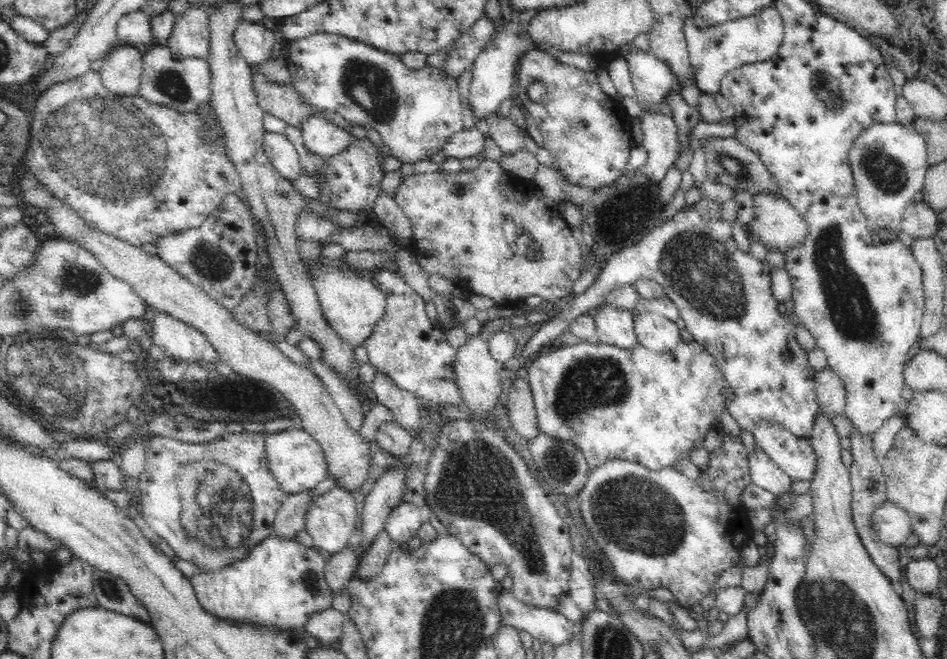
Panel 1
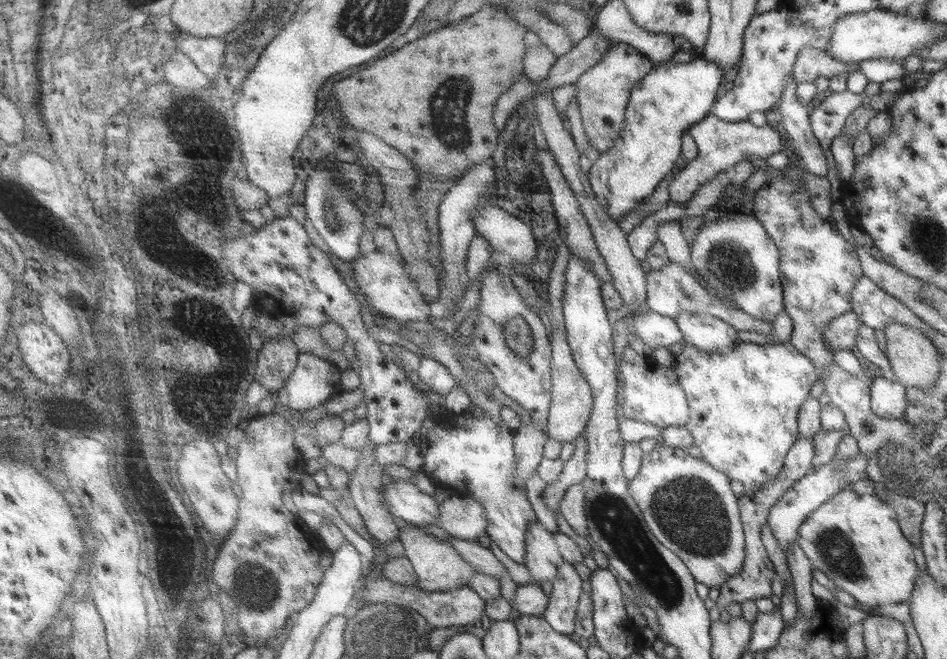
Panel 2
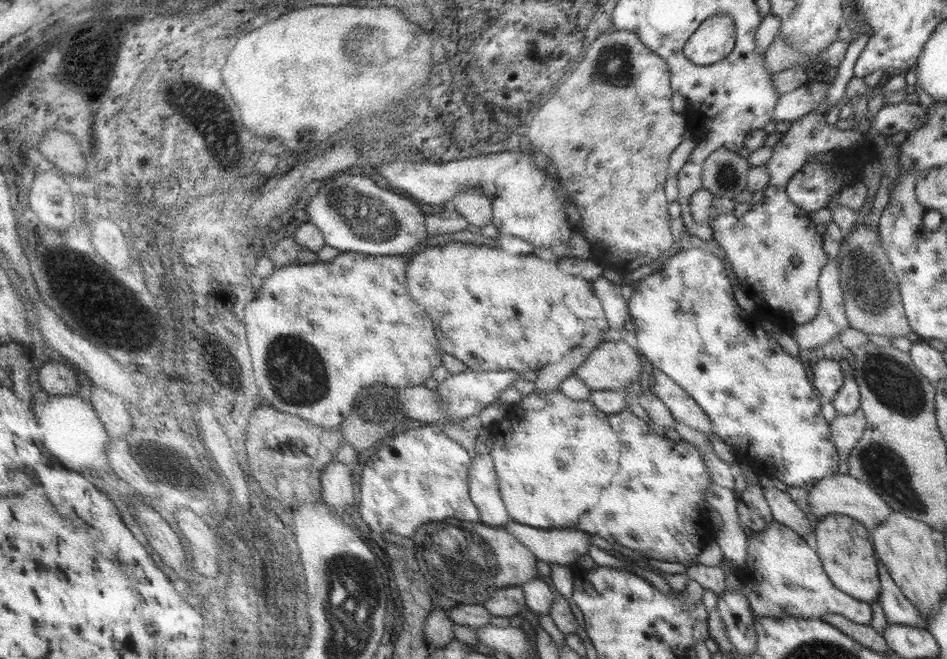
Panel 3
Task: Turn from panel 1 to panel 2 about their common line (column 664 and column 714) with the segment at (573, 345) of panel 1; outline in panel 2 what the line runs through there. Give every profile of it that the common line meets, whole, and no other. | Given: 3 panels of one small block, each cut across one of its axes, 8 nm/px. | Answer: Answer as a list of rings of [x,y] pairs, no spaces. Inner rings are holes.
[[[789,340],[771,344],[756,344],[741,341],[726,353],[700,351],[691,344],[683,343],[681,352],[674,355],[673,370],[677,375],[678,383],[685,393],[689,407],[689,418],[687,419],[687,424],[683,427],[691,433],[693,445],[699,448],[703,461],[708,466],[715,468],[715,470],[719,470],[719,473],[727,477],[729,481],[741,482],[745,491],[755,490],[755,488],[763,486],[765,482],[769,482],[771,478],[777,476],[779,470],[783,466],[783,459],[785,459],[789,447],[799,439],[797,430],[799,407],[803,404],[803,401],[809,397],[809,388],[815,384],[815,381],[819,380],[818,372],[814,369],[811,361],[806,356],[803,356],[798,350],[795,350]]]

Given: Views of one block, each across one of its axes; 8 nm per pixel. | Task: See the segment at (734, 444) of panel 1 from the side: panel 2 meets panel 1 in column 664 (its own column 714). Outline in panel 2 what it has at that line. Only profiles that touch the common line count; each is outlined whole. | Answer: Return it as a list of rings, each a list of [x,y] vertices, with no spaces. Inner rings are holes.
[[[663,442],[654,446],[650,454],[641,458],[641,467],[633,480],[629,480],[630,496],[646,518],[651,535],[661,545],[675,553],[687,567],[695,582],[701,582],[708,589],[719,590],[730,576],[737,574],[744,561],[745,538],[741,527],[737,498],[730,489],[727,477],[708,466],[699,458],[692,458],[687,450],[667,446]]]

